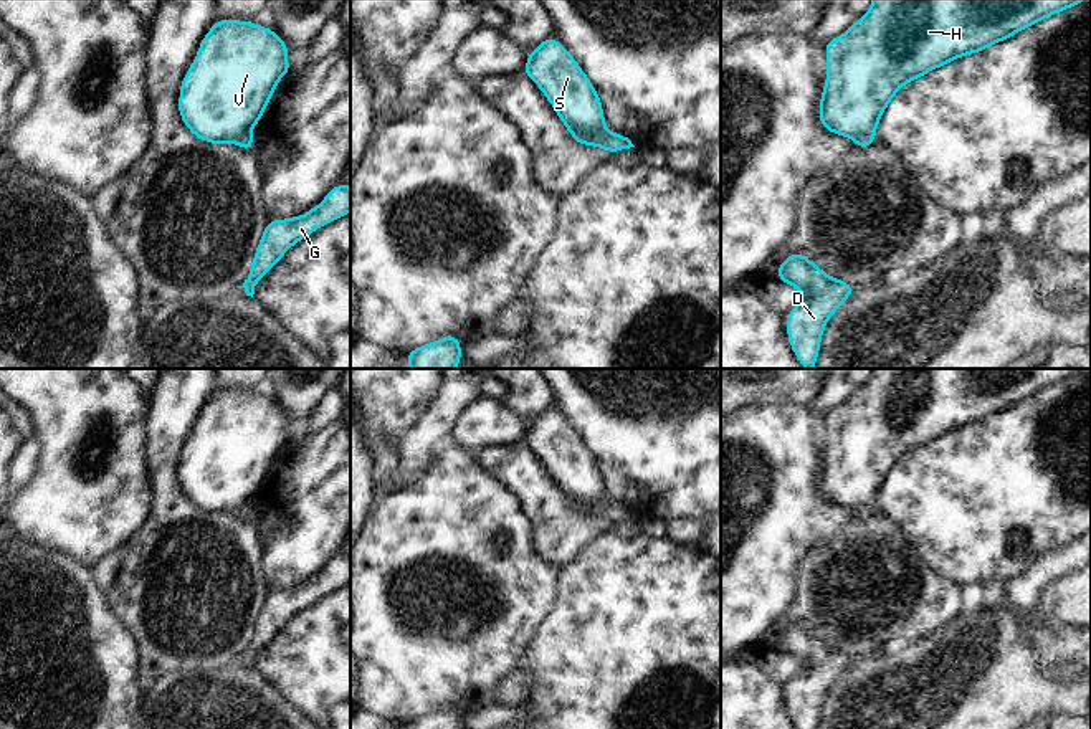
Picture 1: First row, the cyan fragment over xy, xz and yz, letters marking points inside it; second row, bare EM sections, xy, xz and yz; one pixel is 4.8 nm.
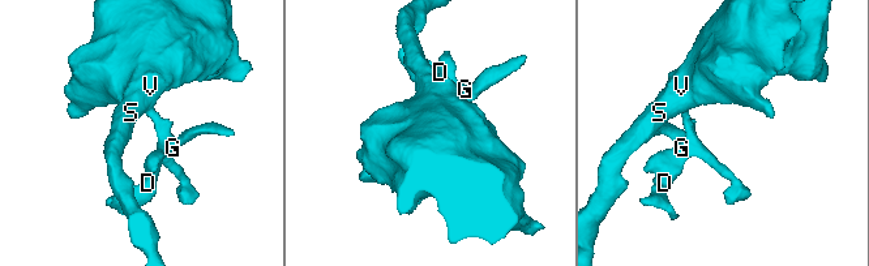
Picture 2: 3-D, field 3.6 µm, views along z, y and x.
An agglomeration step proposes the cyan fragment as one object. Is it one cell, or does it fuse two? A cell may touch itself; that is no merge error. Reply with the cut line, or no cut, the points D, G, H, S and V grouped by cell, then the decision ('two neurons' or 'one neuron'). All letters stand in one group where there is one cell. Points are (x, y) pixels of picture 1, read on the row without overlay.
yz (873, 505), (862, 506), (855, 513) | D G / H S V | two neurons

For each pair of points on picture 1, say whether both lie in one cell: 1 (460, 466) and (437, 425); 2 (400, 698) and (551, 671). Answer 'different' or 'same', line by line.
1: different
2: different

